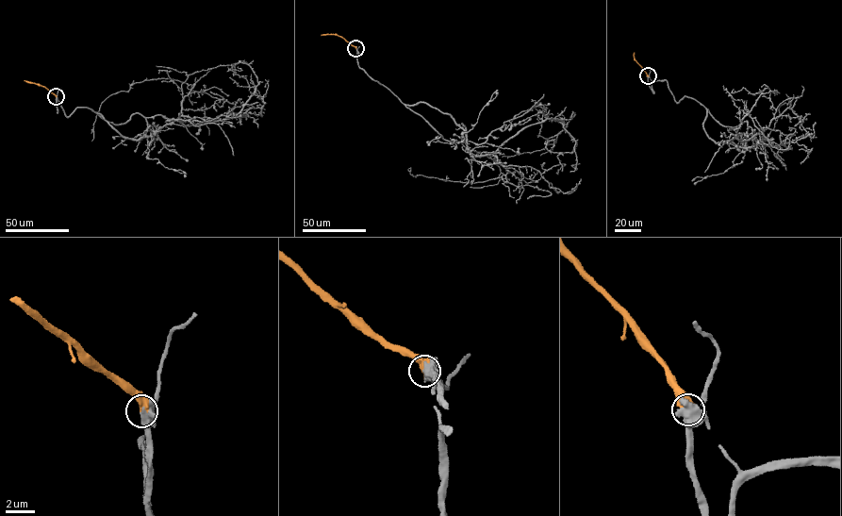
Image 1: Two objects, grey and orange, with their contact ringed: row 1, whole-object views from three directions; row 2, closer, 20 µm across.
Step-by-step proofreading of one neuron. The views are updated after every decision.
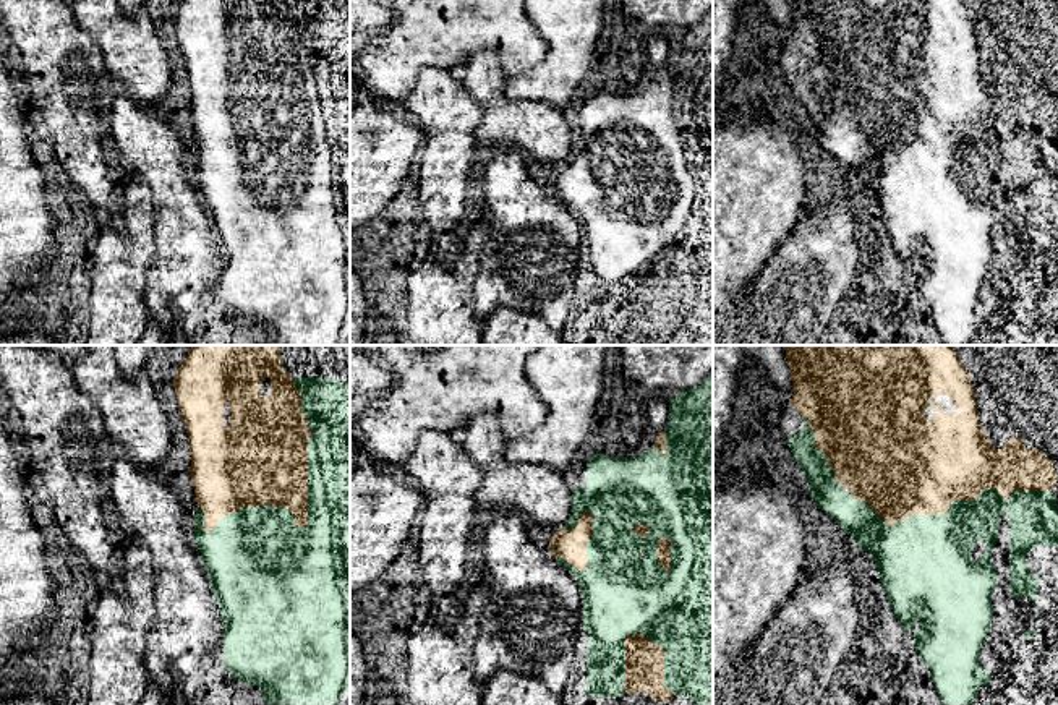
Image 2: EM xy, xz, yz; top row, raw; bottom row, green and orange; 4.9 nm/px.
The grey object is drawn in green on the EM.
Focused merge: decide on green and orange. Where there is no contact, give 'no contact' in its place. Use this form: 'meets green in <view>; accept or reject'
meets green in xy; accept

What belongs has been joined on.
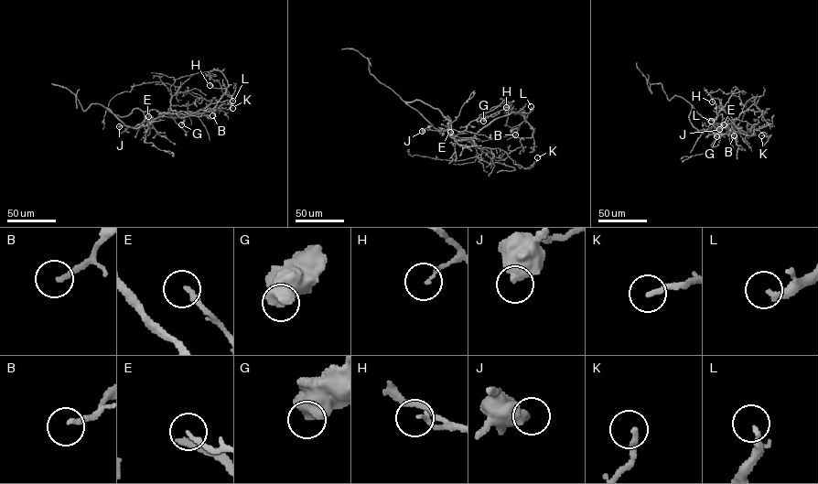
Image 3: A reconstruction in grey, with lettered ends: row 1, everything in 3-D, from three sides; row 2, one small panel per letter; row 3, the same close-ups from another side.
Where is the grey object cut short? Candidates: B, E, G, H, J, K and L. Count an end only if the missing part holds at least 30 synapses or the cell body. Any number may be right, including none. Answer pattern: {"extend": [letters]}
{"extend": []}

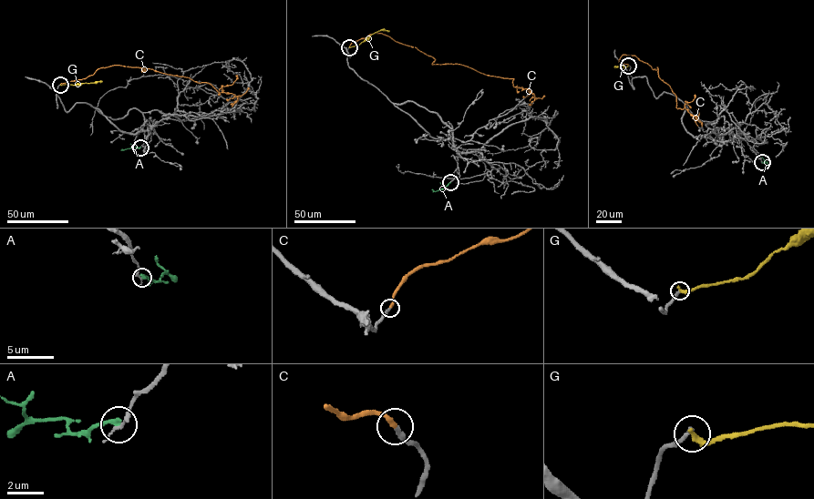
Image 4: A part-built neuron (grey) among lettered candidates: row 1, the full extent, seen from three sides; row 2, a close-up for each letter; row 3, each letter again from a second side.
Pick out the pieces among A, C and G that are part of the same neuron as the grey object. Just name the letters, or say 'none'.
C

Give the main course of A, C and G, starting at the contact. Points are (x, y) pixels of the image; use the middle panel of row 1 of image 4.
A: (450, 182), (437, 190), (431, 189)
C: (349, 47), (380, 33), (432, 56), (432, 65), (461, 64), (513, 78), (513, 86), (535, 97), (544, 95)
G: (349, 47), (358, 45), (376, 32), (389, 31)

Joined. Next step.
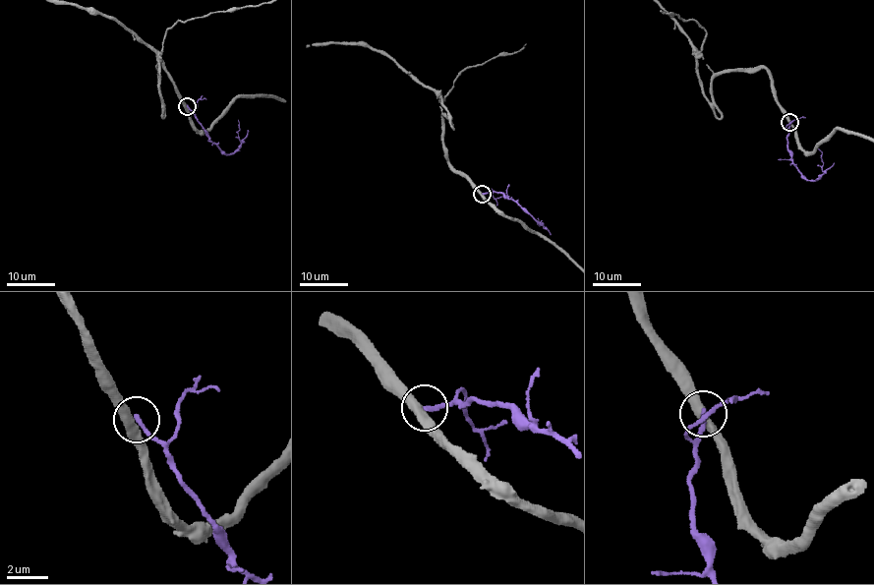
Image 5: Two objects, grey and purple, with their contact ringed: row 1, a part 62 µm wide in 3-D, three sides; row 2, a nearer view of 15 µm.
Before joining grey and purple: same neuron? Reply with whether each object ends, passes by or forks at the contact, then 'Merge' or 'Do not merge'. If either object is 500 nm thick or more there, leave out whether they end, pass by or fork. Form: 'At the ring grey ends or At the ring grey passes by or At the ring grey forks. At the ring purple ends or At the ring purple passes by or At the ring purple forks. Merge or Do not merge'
At the ring grey passes by. At the ring purple ends. Do not merge

